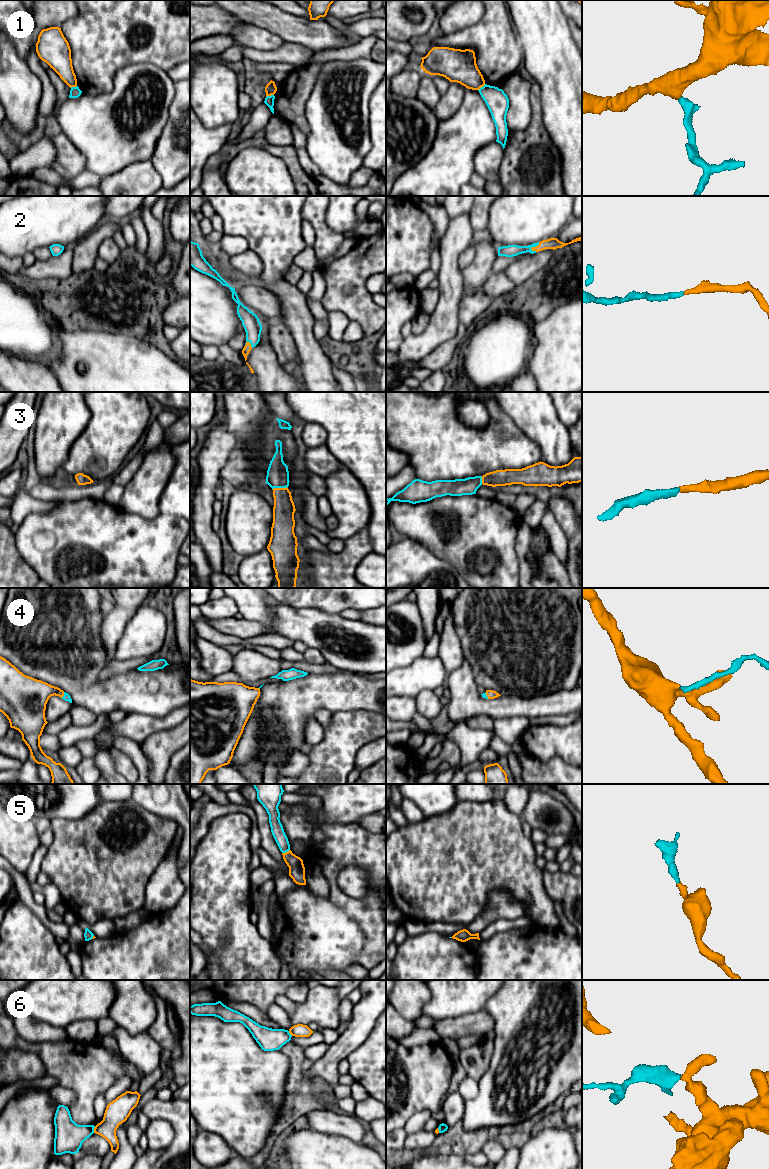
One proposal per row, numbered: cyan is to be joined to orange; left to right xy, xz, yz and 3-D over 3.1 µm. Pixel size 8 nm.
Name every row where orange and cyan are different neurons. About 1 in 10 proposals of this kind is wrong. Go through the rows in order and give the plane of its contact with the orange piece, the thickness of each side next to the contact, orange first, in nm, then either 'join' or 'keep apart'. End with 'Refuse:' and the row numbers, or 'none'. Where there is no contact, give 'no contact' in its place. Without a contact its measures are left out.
1: xz | 90/80 nm | keep apart
2: yz | 100/100 nm | join
3: xz | 180/180 nm | join
4: xy | 260/60 nm | join
5: xz | 130/100 nm | join
6: xy | 190/240 nm | keep apart
Refuse: 1, 6

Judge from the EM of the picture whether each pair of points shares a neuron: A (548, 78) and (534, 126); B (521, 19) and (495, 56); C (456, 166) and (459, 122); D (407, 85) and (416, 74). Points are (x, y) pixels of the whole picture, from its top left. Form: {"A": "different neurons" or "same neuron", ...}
{"A": "different neurons", "B": "different neurons", "C": "same neuron", "D": "same neuron"}

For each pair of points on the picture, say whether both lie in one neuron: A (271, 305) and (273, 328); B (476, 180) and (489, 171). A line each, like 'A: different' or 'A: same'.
A: different
B: different

